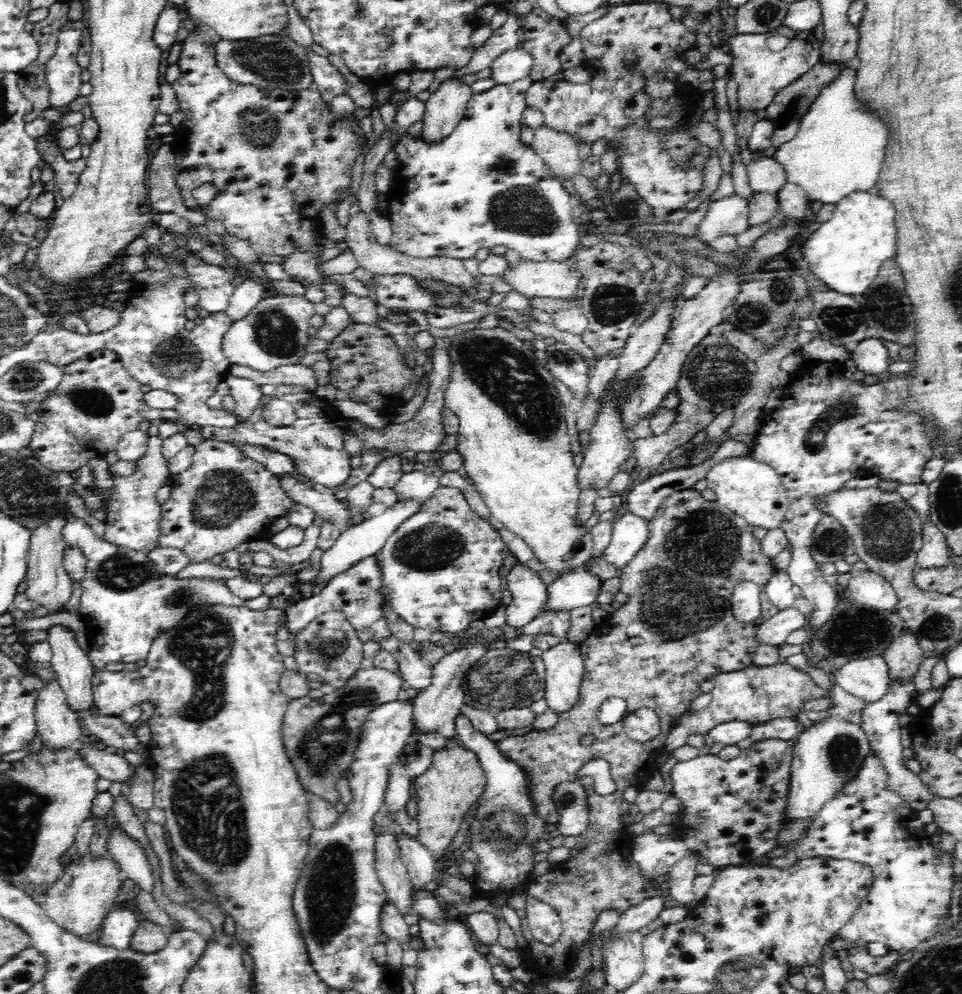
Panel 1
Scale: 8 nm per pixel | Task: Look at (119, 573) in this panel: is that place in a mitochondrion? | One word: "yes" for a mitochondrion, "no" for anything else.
yes

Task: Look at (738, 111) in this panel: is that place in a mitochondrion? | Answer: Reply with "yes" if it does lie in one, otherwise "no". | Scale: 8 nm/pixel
no

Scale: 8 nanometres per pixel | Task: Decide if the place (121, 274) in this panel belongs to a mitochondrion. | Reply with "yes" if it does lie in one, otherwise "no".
no

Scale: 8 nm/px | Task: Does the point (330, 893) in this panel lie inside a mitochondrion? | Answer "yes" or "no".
yes

